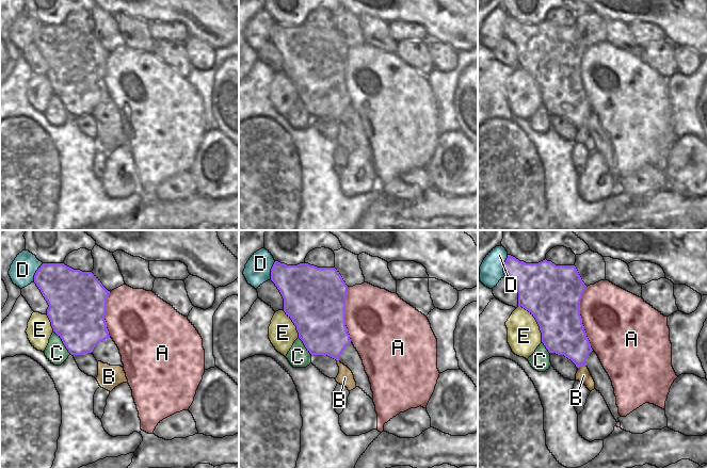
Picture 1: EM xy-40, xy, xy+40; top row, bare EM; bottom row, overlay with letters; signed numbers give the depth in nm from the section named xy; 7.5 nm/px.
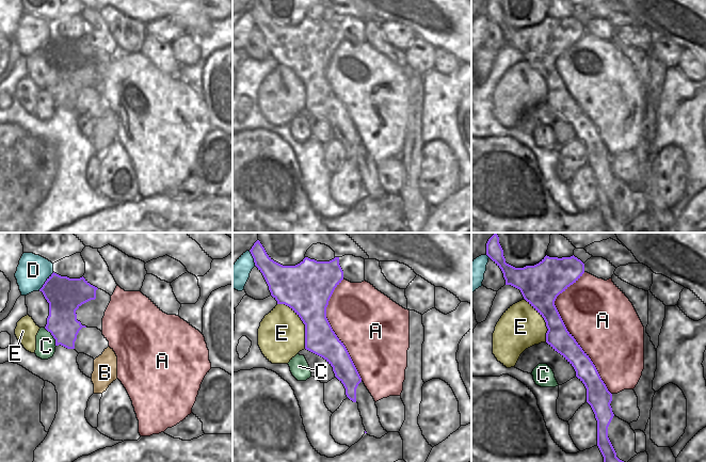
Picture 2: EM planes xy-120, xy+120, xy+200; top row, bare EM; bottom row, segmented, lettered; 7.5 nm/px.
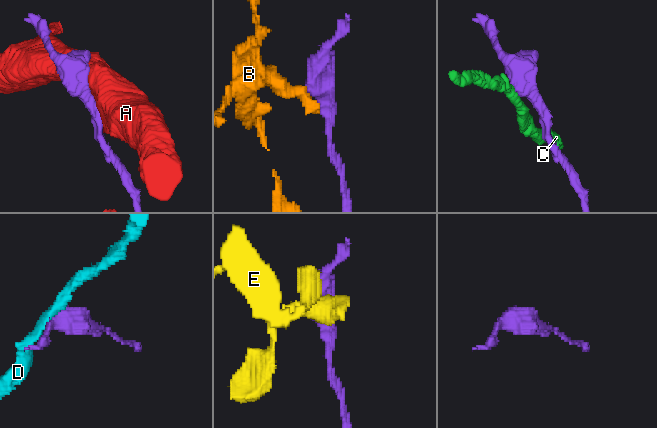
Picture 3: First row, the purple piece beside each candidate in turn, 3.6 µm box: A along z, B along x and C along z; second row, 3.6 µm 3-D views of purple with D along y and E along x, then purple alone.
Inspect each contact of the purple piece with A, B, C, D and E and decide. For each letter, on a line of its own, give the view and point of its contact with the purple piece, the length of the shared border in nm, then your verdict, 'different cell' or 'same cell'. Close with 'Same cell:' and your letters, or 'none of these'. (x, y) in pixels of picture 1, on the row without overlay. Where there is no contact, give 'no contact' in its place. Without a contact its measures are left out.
A: meets purple in xy+40 at (581, 80); contact 480 nm long; different cell
B: meets purple in xy+40 at (581, 126); contact 70 nm long; different cell
C: meets purple in xy-40 at (63, 103); contact 240 nm long; different cell
D: meets purple in xy+40 at (503, 27); contact 160 nm long; different cell
E: meets purple in xy+40 at (536, 82); contact 340 nm long; different cell
Same cell: none of these

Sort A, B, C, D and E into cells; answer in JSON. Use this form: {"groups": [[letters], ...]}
{"groups": [["A"], ["B"], ["C"], ["D"], ["E"]]}

